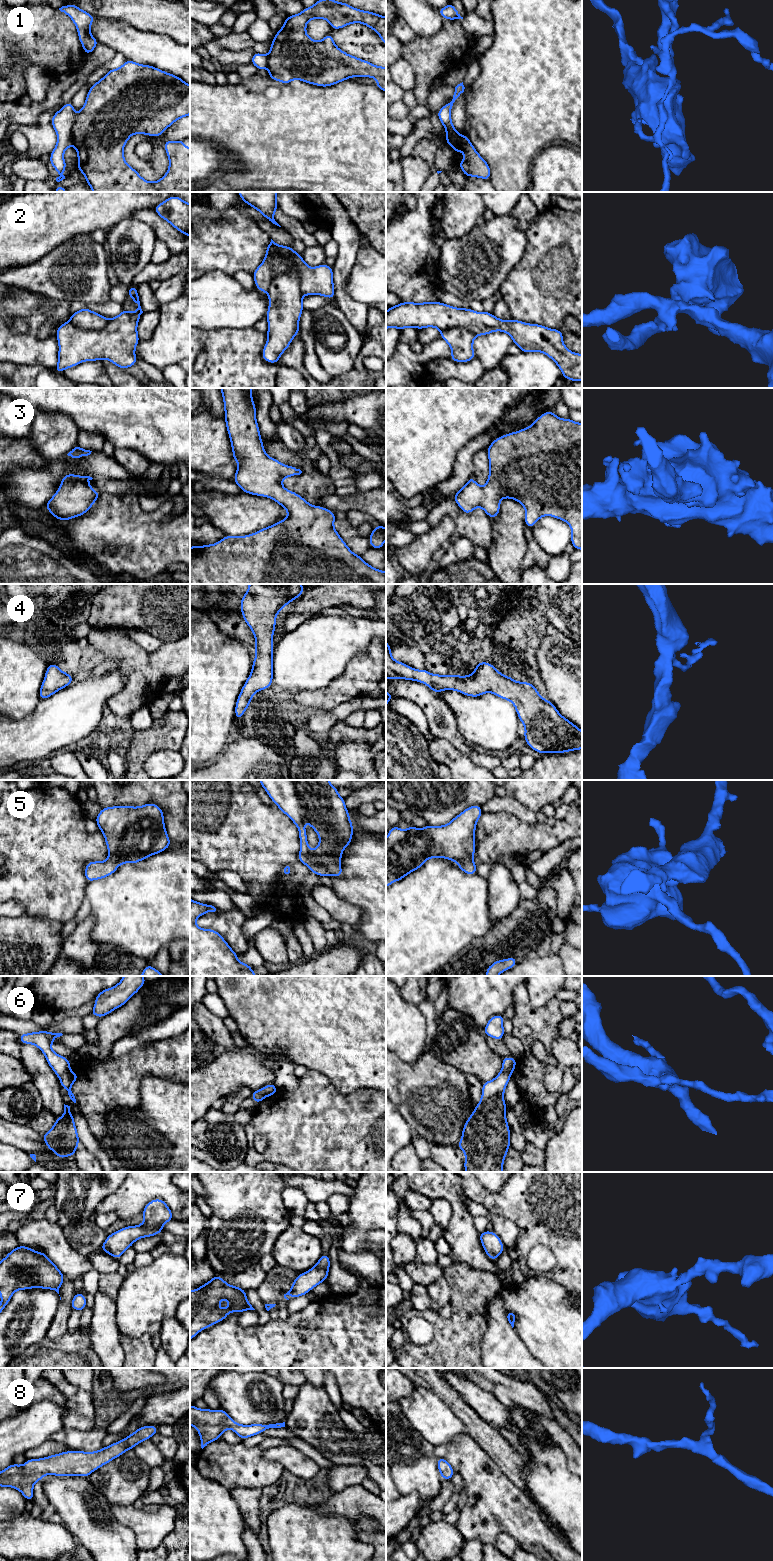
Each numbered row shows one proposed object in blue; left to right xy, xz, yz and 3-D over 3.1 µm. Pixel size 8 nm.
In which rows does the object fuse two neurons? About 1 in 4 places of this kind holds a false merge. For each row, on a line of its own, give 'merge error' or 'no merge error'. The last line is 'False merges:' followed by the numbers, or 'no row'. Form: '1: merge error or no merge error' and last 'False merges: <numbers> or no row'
1: merge error
2: merge error
3: no merge error
4: no merge error
5: no merge error
6: merge error
7: no merge error
8: no merge error
False merges: 1, 2, 6

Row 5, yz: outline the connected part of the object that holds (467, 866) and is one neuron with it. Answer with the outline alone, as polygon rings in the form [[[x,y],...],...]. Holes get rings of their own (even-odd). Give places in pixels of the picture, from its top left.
[[[473,805],[446,825],[426,825],[423,829],[410,825],[407,830],[391,827],[386,838],[386,887],[419,869],[430,858],[447,858],[455,861],[464,873],[476,874],[477,865],[472,861],[475,854],[475,829],[482,813],[480,805]]]

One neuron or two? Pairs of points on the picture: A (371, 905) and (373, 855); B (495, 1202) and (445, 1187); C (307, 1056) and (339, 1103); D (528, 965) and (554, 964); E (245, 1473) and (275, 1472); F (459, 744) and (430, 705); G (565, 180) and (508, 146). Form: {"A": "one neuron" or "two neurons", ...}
{"A": "one neuron", "B": "two neurons", "C": "two neurons", "D": "one neuron", "E": "one neuron", "F": "one neuron", "G": "two neurons"}

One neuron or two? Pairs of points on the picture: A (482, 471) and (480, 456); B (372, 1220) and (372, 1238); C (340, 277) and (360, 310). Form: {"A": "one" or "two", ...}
{"A": "one", "B": "two", "C": "one"}

